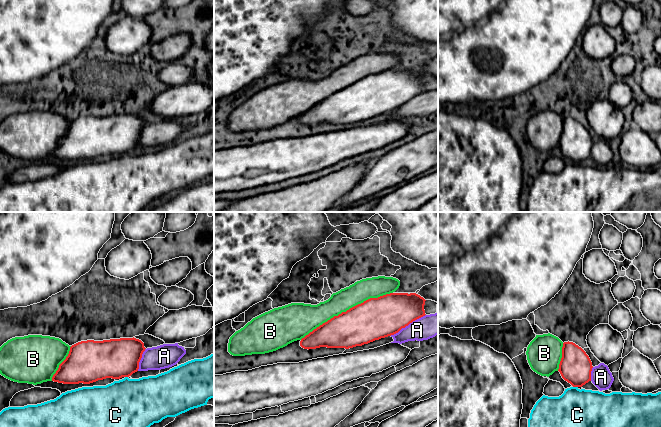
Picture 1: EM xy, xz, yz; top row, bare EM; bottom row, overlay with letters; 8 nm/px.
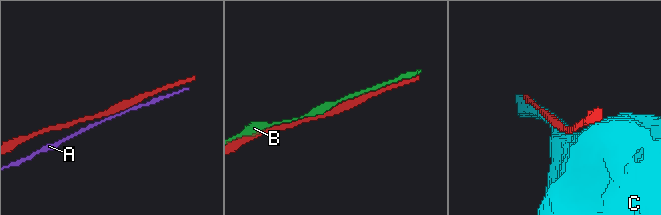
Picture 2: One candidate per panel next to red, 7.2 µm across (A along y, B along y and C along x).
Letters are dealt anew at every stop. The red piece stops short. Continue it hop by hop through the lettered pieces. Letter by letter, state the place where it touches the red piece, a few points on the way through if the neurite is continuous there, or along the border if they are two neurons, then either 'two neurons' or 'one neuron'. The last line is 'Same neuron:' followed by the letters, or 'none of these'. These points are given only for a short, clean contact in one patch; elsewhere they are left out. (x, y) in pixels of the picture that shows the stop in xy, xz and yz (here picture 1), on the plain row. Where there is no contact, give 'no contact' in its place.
A: meets red in xz at (407, 101); two neurons
B: meets red in xz at (347, 86); two neurons
C: meets red in yz at (575, 162); two neurons
Same neuron: none of these

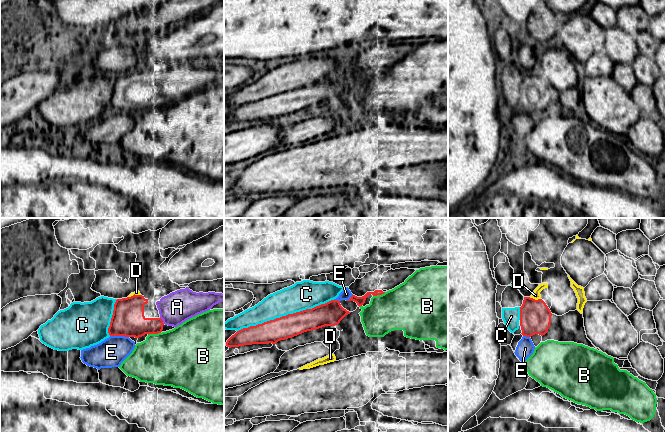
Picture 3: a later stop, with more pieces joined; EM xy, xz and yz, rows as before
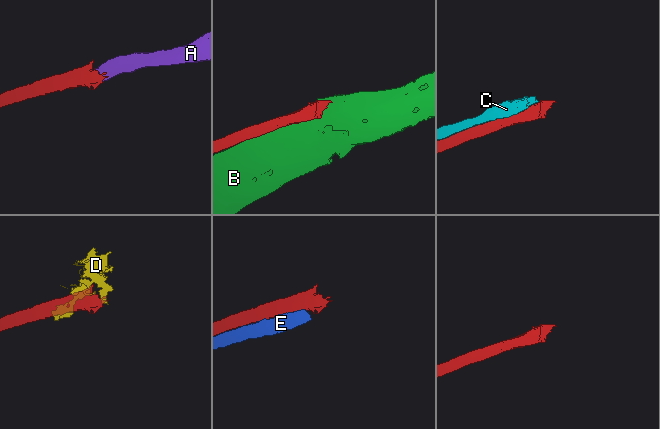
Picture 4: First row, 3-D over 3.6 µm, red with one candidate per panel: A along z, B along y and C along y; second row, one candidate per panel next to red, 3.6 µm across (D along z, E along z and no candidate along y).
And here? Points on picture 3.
A: meets red in xy at (162, 96); runs through xy (131, 98), (158, 99), (162, 96), (177, 83); one neuron
B: meets red in xy at (154, 109); two neurons
C: meets red in xz at (286, 91); two neurons
D: meets red in yz at (536, 76); border along yz (531, 73), (540, 75); two neurons
E: meets red in xy at (119, 111); two neurons
Same neuron: A

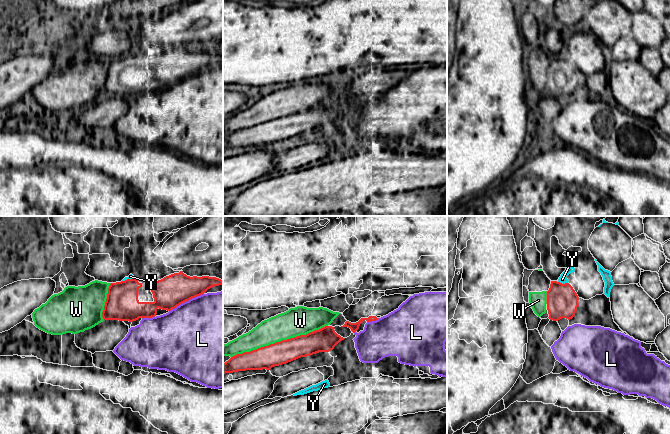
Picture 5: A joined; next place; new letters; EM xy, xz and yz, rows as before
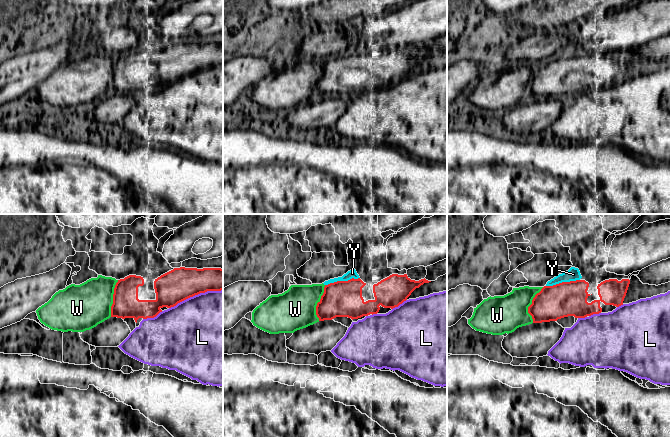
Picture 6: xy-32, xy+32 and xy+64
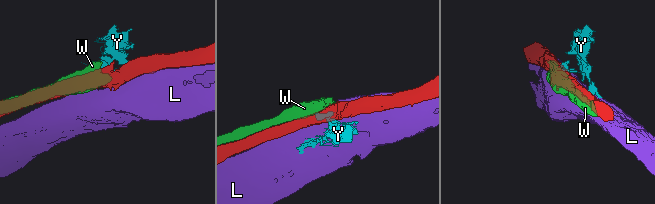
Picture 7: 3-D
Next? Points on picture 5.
L: meets red in xy at (186, 76); two neurons
W: meets red in xz at (280, 117); two neurons
Y: meets red in yz at (563, 60); border along yz (558, 57), (567, 59); two neurons
Same neuron: none of these

